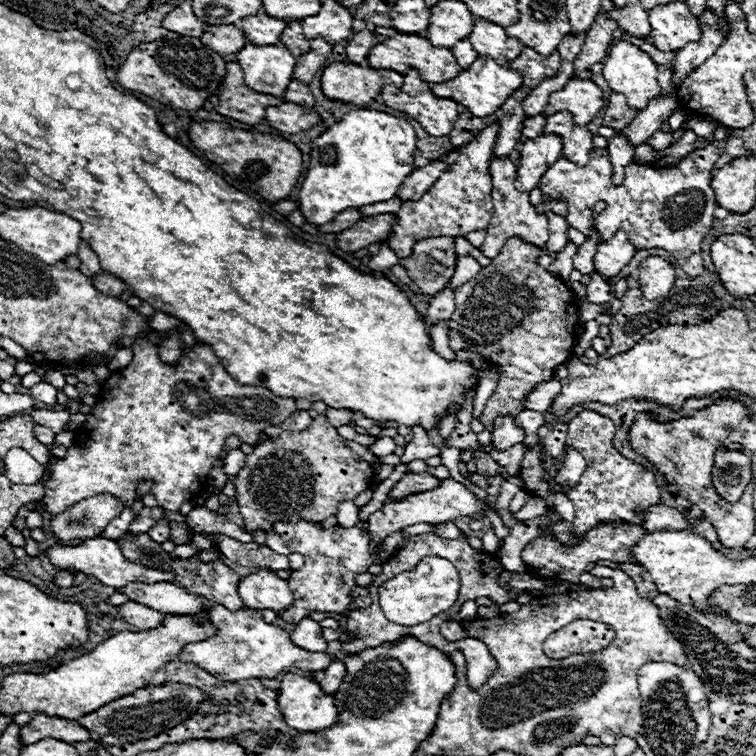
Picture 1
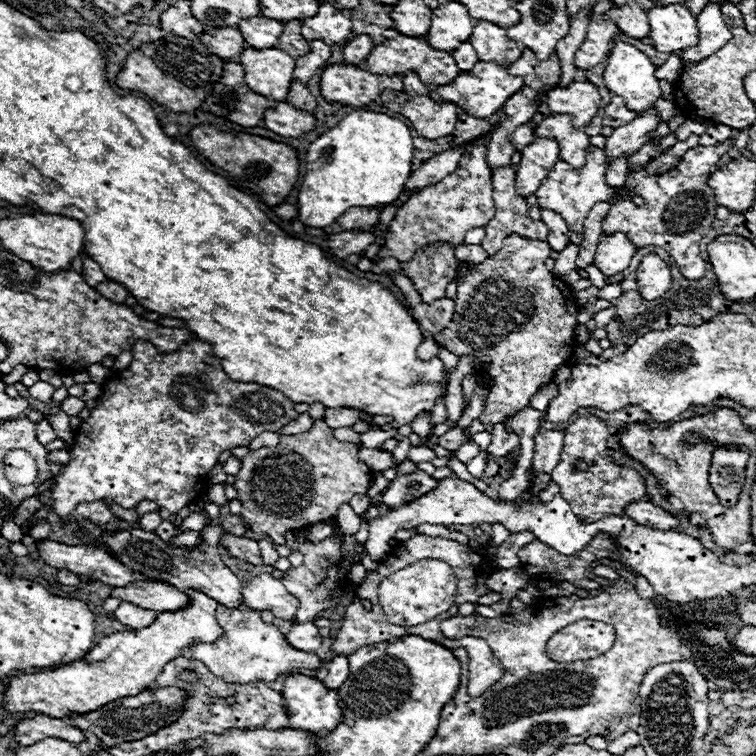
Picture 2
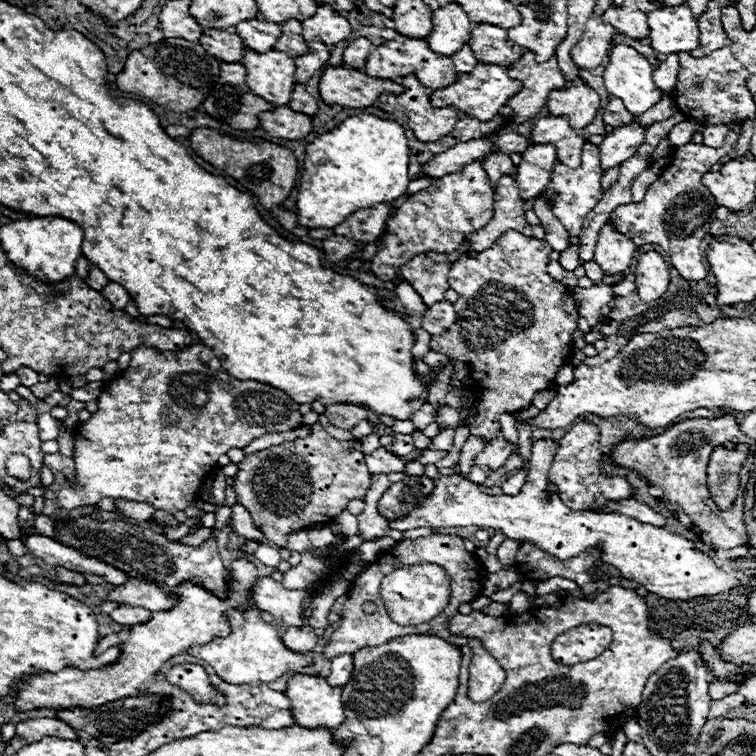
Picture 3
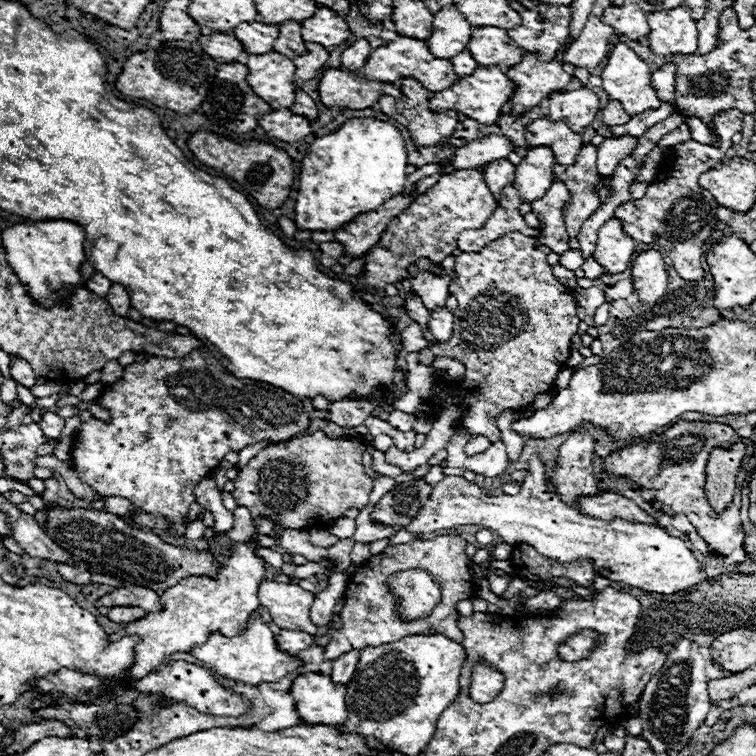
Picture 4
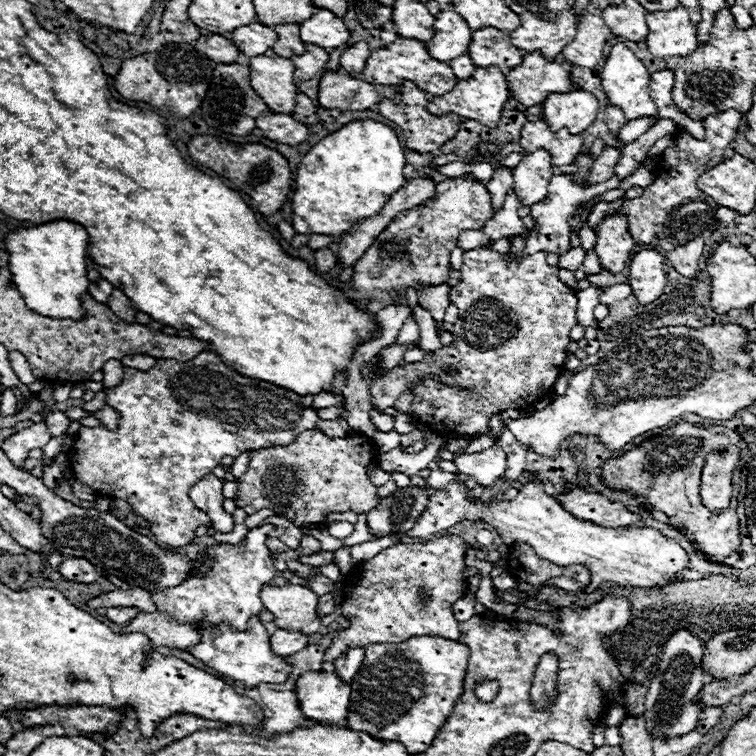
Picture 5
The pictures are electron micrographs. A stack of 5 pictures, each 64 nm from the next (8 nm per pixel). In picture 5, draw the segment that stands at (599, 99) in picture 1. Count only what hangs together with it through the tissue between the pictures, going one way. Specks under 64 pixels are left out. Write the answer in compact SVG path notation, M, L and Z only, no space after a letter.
M572 90L566 94L552 94L542 104L544 120L556 130L568 128L572 134L586 130L598 114L598 100L586 90Z

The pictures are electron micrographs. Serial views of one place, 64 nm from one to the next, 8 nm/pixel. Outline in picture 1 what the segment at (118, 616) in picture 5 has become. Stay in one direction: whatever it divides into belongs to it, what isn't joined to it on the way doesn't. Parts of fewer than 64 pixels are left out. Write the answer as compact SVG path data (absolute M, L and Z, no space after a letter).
M128 602L128 604L122 604L118 608L118 614L132 626L138 626L140 630L152 630L152 628L158 628L162 622L164 622L164 614L154 610L154 608L148 608L144 604L136 604L136 602Z

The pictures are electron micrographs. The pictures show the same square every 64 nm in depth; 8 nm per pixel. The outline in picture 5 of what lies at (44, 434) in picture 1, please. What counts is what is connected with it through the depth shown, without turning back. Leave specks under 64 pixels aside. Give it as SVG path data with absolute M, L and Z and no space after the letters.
M52 412L50 416L46 416L44 424L46 424L50 436L60 436L60 434L66 432L66 428L70 424L70 418L66 418L64 412Z

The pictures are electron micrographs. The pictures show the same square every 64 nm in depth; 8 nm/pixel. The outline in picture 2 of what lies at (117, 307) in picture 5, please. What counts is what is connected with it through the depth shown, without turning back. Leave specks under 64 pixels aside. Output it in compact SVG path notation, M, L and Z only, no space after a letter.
M106 278L106 280L100 282L100 284L96 284L96 290L98 290L102 296L106 296L106 298L118 302L118 304L124 304L124 300L126 300L126 296L128 296L128 290L126 290L122 284L118 284L118 282L110 280L110 278Z

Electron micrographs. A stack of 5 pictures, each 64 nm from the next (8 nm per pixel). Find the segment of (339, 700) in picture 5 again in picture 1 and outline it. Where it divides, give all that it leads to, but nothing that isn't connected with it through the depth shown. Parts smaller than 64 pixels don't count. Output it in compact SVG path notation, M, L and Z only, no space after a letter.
M284 674L276 700L284 722L298 732L316 732L336 724L338 712L332 696L324 696L314 680Z

